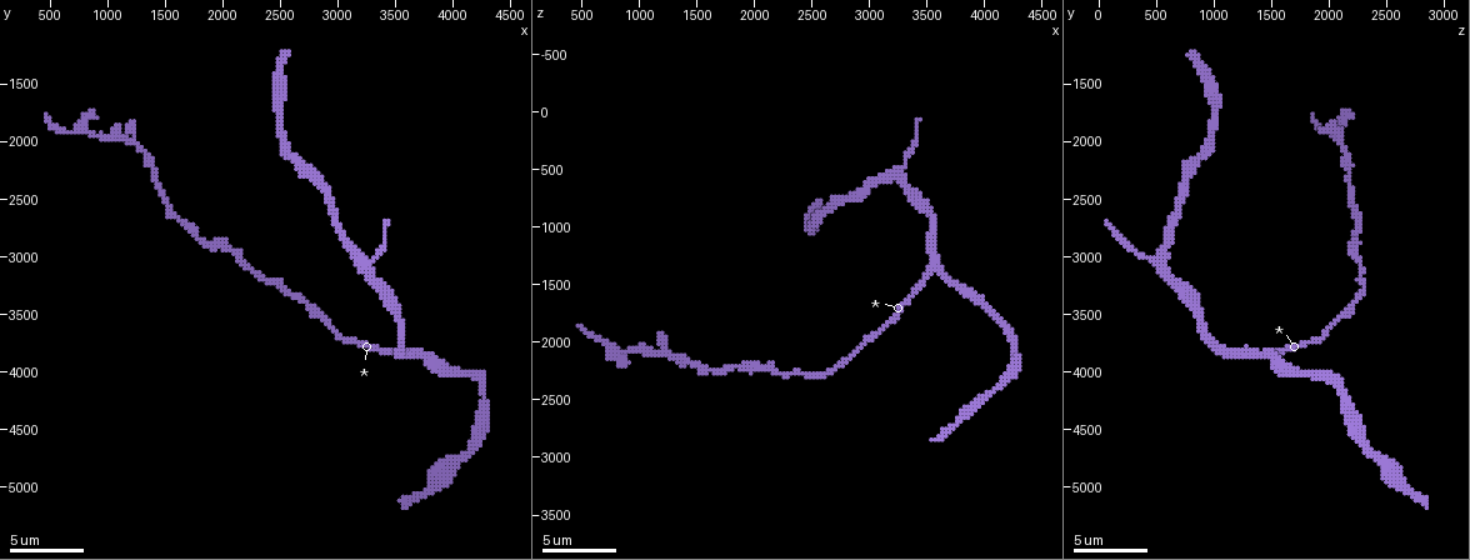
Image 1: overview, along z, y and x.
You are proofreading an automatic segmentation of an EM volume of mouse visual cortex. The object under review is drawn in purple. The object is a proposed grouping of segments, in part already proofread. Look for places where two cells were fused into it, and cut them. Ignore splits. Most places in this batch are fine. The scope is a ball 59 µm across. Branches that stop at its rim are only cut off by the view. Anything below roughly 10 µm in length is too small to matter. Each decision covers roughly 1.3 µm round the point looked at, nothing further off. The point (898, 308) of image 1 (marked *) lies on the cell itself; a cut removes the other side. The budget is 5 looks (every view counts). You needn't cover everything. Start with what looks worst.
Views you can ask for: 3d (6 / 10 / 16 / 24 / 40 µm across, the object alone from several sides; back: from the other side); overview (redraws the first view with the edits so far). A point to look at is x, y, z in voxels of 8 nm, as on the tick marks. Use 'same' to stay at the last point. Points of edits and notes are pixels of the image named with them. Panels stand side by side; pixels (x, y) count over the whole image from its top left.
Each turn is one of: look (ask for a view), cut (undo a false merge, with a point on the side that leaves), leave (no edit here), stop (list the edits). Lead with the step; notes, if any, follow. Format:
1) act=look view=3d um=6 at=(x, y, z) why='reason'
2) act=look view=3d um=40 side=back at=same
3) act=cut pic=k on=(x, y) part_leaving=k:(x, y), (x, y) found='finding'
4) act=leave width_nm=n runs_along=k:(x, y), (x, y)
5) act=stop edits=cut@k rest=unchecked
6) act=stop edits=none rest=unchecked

act=look view=3d um=10 at=(3620, 3840, 1400) why='three-way junction'

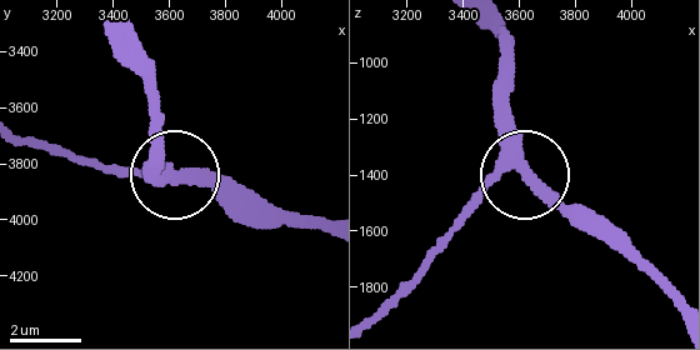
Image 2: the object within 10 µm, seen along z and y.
act=leave found='one cell here'

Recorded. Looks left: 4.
act=look view=3d um=6 at=(4240, 4460, 2180) why='three arms meet'

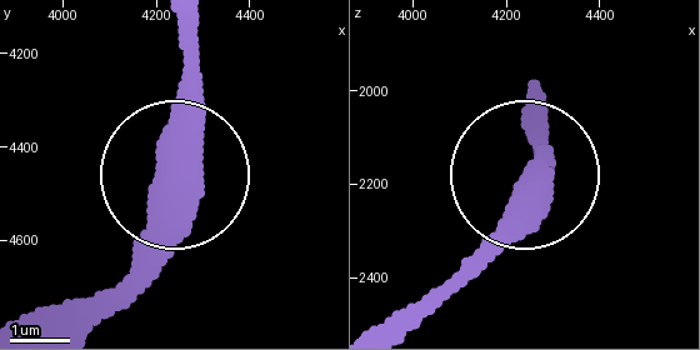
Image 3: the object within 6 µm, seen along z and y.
act=leave runs_along=3:(185, 20), (175, 214), (106, 299) found='one cell here'

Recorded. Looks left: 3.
act=look view=3d um=6 at=(1420, 2340, 2180) why='sudden change in width'

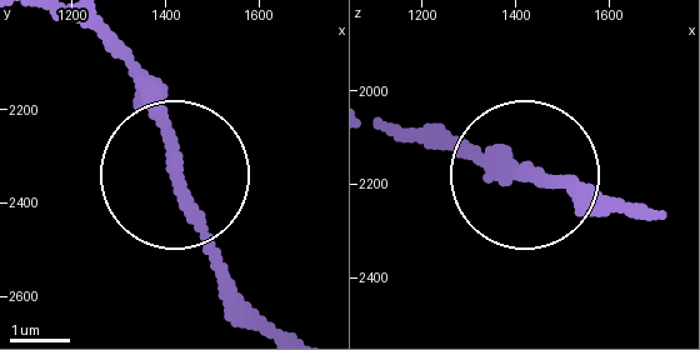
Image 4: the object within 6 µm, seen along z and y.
act=leave runs_along=4:(616, 204), (473, 159) found='one cell here'

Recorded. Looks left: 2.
act=stop edits=none rest=unchecked

